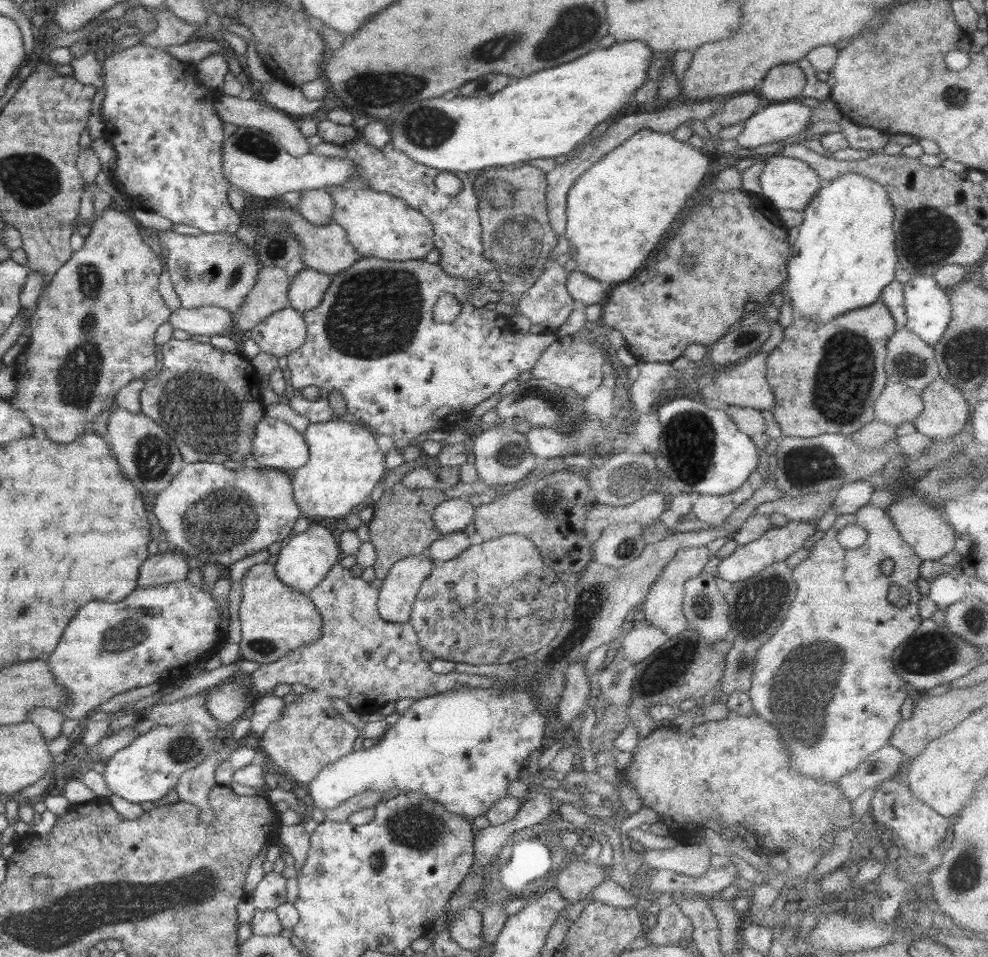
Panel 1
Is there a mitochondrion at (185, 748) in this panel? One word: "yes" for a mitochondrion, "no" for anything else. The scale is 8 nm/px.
yes

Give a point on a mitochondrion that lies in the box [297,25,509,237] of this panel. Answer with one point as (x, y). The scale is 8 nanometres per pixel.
(368, 90)

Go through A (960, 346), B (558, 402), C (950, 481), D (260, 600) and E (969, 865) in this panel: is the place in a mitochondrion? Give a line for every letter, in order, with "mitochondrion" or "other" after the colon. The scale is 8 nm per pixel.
A: mitochondrion
B: mitochondrion
C: mitochondrion
D: other
E: mitochondrion

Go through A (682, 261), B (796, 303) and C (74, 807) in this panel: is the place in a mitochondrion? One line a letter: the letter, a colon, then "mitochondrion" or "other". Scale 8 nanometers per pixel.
A: mitochondrion
B: other
C: other

